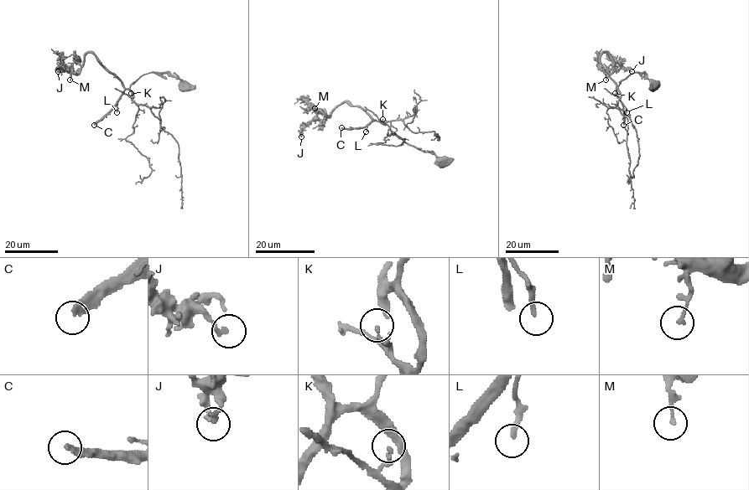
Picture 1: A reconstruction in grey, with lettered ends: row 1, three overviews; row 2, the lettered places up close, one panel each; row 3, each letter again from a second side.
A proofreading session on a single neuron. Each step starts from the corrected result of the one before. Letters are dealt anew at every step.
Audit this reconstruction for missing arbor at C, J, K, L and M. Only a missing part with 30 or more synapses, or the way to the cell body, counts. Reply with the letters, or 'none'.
C

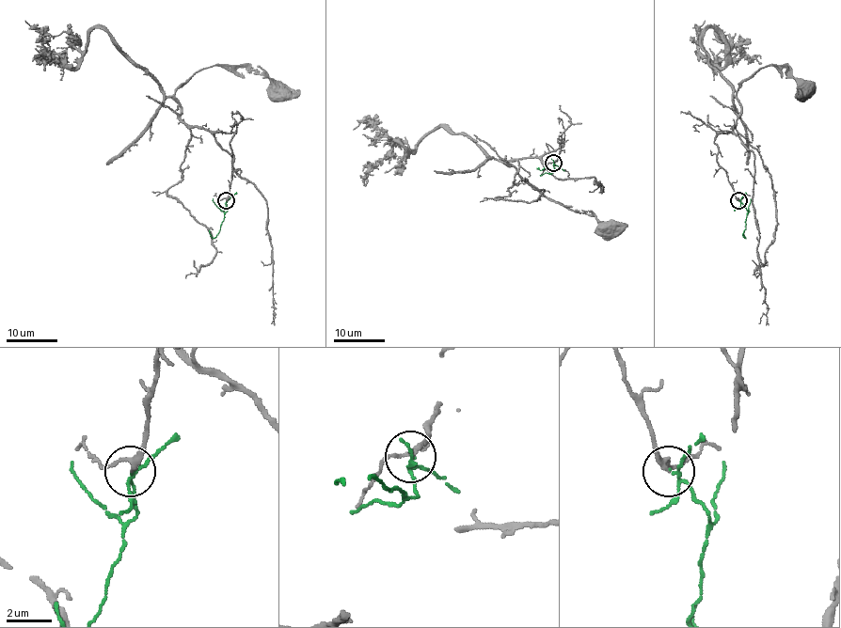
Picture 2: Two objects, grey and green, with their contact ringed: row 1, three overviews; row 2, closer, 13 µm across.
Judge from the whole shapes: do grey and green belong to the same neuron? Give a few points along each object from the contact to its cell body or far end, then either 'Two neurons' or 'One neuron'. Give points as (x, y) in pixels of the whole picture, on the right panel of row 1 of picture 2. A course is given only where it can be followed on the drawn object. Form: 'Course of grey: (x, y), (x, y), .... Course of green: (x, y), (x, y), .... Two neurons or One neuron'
Course of grey: (738, 200), (714, 138), (738, 117), (736, 91), (773, 66), (789, 67), (805, 90). Course of green: (738, 200), (748, 211), (742, 235), (745, 237), (744, 229). One neuron

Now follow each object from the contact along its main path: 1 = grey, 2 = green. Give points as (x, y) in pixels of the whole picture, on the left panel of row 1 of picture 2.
1: (226, 200), (234, 134), (189, 127), (180, 117), (175, 91), (202, 69), (219, 66), (259, 67), (279, 90)
2: (226, 200), (220, 229), (213, 237), (209, 229)

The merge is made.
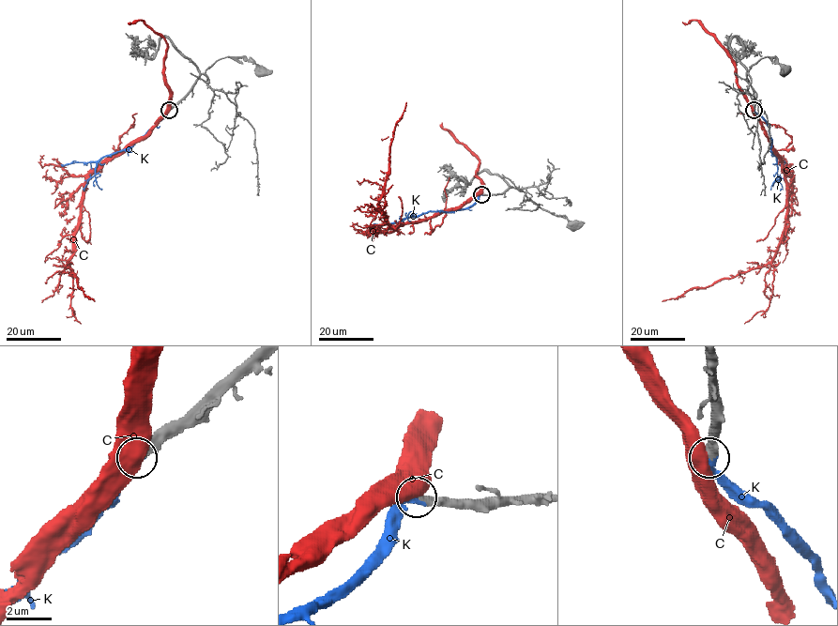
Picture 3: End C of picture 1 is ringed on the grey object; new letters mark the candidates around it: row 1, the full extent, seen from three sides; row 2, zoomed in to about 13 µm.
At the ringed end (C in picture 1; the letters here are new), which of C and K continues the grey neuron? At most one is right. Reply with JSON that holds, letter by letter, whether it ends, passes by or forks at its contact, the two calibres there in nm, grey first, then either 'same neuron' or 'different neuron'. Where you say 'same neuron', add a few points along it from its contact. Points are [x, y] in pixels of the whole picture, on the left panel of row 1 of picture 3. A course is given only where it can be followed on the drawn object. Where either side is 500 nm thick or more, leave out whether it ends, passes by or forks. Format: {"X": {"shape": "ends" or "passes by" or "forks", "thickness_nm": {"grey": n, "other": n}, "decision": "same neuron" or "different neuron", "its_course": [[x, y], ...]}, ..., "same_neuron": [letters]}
{"C": {"thickness_nm": {"grey": 320, "other": 900}, "decision": "different neuron"}, "K": {"shape": "ends", "thickness_nm": {"grey": 320, "other": 320}, "decision": "same neuron", "its_course": [[169, 110], [129, 146], [97, 160], [61, 165]]}, "same_neuron": ["K"]}

